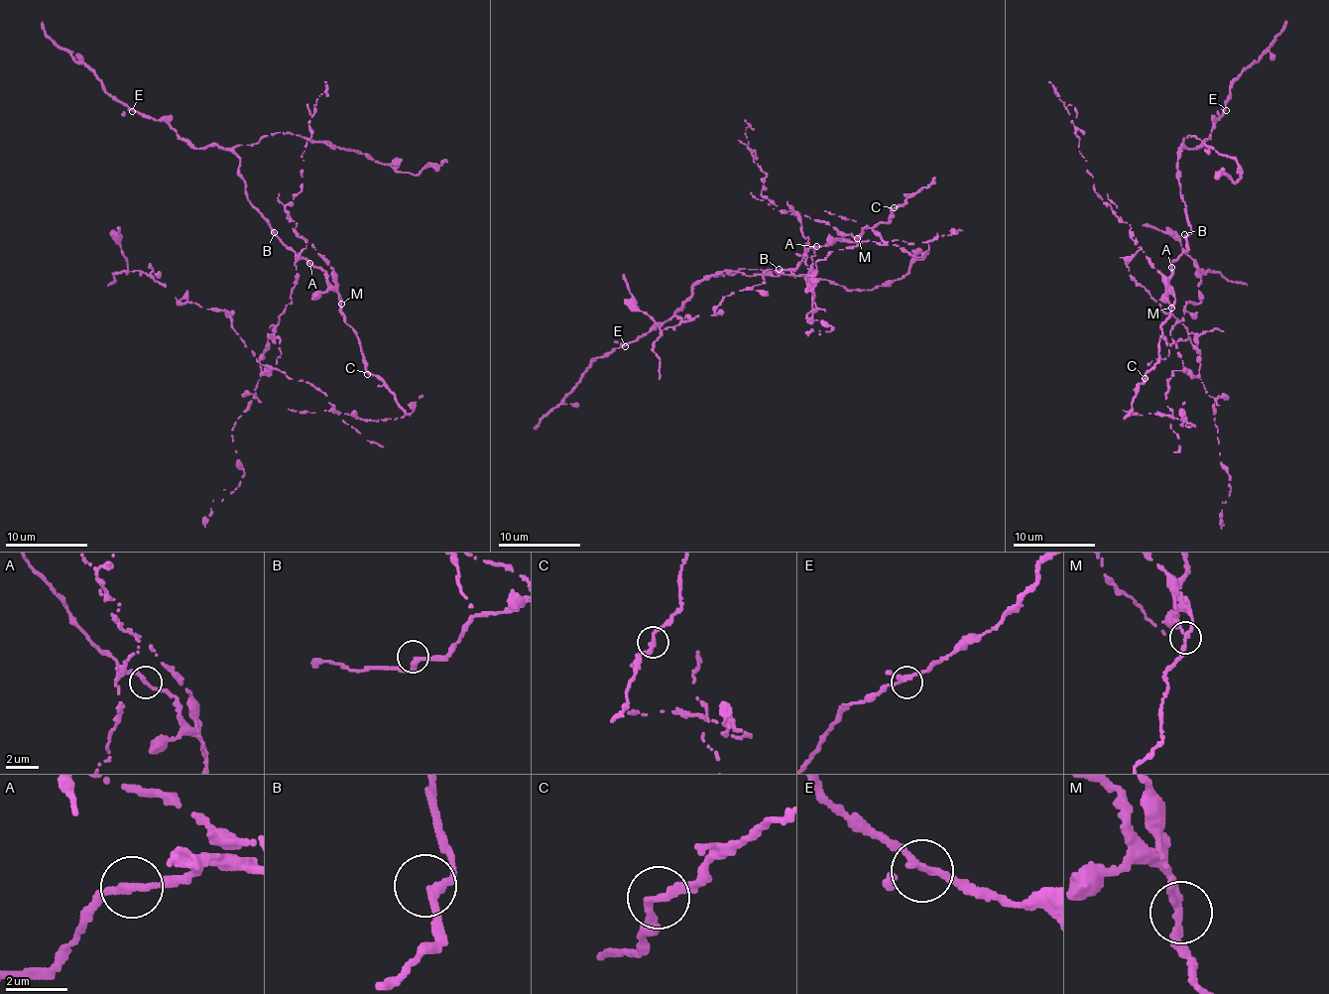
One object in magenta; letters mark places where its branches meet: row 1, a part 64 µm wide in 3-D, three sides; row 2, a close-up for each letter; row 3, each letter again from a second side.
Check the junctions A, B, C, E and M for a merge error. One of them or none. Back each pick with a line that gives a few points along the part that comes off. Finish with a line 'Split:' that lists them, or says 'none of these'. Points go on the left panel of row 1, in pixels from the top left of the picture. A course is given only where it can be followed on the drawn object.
M: foreign part runs (342, 303), (333, 270), (312, 246), (301, 252), (266, 374), (226, 310), (177, 302), (128, 271), (118, 229)
Split: M

